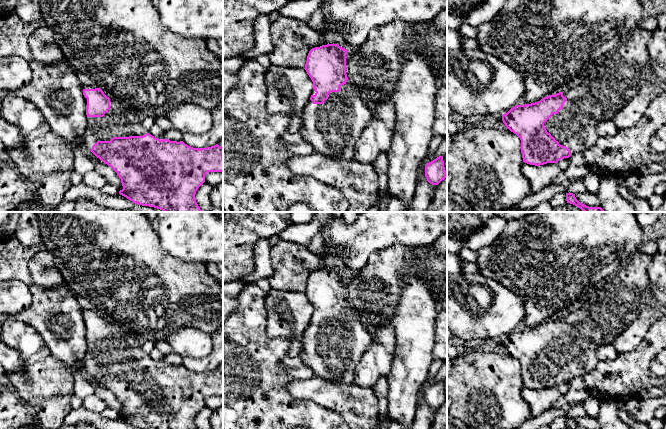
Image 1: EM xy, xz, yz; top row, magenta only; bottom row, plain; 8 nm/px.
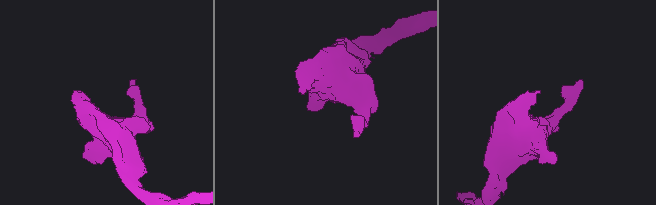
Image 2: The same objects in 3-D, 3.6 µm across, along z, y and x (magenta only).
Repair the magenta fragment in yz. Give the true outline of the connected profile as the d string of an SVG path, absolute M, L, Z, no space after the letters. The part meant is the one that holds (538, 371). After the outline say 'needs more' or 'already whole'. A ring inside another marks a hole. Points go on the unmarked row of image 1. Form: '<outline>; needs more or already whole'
M637 252L618 273L586 289L578 297L578 305L564 316L544 321L538 326L516 329L502 339L506 352L521 364L523 386L540 390L557 387L574 377L583 377L595 368L597 348L613 344L641 311L655 303L648 268L652 255Z; needs more

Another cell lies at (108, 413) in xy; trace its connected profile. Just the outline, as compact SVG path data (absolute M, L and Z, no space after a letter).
M107 406L101 412L101 415L102 415L102 417L104 417L106 419L110 419L110 420L114 420L114 419L119 418L119 413L116 410L111 409L111 408L107 407Z

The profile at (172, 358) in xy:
M171 351L167 355L165 355L163 361L170 365L180 366L183 364L183 357L181 357L179 354L175 353L174 351Z

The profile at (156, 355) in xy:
M154 347L152 351L148 354L148 357L155 362L162 362L164 360L165 355Z

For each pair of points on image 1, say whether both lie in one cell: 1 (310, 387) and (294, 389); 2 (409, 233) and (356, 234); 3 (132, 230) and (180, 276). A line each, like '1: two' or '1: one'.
1: one
2: one
3: one

